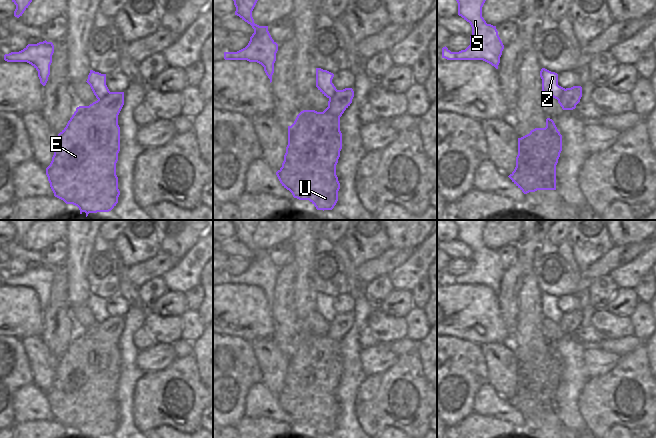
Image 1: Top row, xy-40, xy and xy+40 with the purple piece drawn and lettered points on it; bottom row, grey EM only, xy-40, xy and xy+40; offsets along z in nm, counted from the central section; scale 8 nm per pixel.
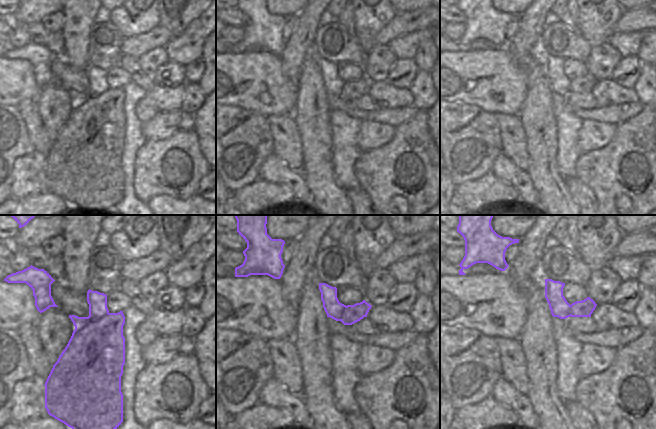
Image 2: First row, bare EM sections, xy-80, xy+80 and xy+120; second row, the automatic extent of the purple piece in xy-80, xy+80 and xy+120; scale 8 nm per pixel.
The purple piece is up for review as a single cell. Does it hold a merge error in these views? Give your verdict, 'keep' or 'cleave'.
cleave

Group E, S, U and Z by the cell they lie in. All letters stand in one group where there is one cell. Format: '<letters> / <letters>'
E U / S Z

